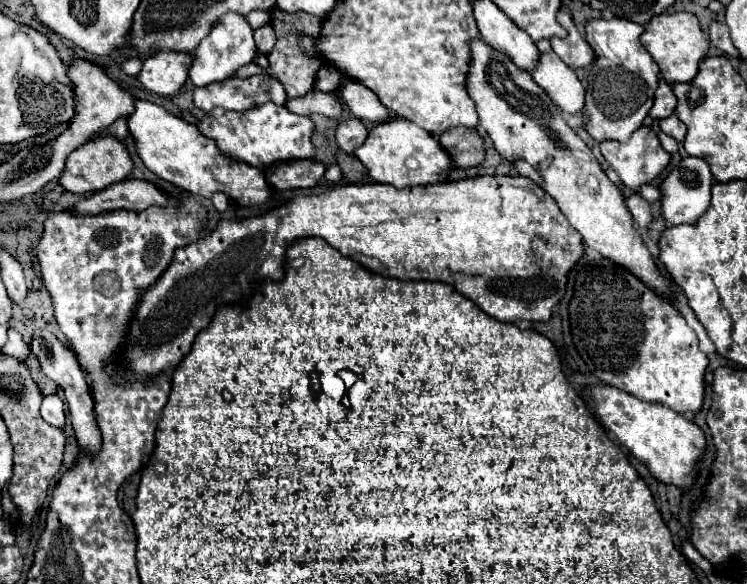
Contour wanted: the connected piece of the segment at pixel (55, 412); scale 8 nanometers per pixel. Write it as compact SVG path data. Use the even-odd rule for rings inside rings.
M58 394L44 396L40 412L42 412L42 418L44 418L48 424L58 426L58 428L62 428L62 426L64 426L66 412L64 412L64 402L58 398Z

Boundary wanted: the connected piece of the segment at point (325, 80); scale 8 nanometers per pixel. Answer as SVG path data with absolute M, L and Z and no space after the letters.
M322 66L316 74L316 82L314 88L320 92L334 92L342 82L346 82L348 78L344 78L338 70L334 70L332 66Z

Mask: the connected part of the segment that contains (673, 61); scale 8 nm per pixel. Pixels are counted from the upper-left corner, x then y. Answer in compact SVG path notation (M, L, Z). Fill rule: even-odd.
M668 12L668 14L654 16L648 22L640 40L644 48L650 52L650 56L654 58L654 62L660 66L662 78L668 84L690 82L698 74L698 66L706 58L706 52L710 48L704 32L700 30L698 18L690 12Z

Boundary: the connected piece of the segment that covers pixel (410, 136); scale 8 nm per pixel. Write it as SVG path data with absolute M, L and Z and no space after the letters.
M404 118L376 124L370 130L366 142L358 146L354 154L366 166L368 176L374 182L392 184L398 190L406 186L428 186L446 182L448 174L454 170L454 162L448 150L442 148L442 144L432 134L424 132L420 126Z

